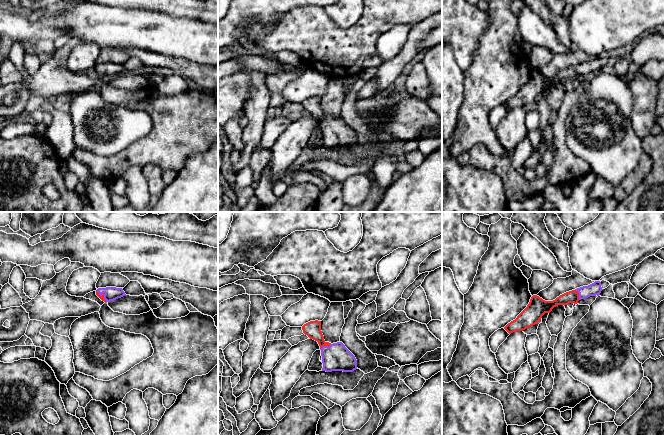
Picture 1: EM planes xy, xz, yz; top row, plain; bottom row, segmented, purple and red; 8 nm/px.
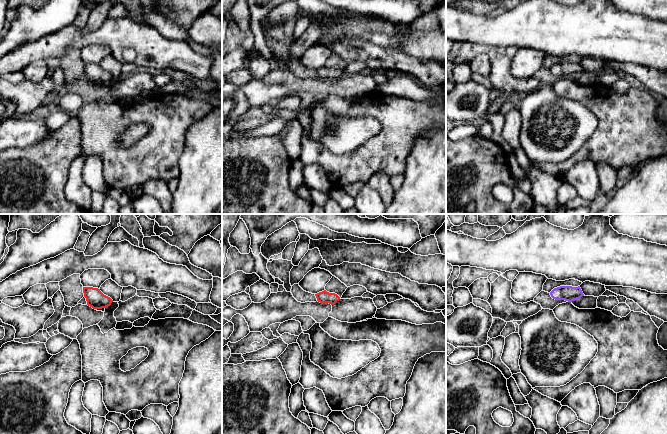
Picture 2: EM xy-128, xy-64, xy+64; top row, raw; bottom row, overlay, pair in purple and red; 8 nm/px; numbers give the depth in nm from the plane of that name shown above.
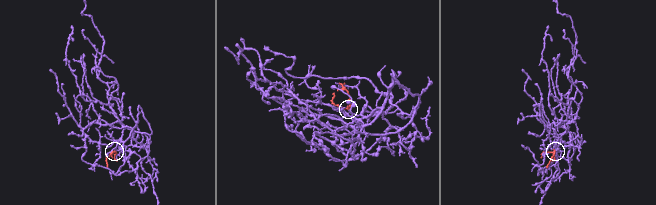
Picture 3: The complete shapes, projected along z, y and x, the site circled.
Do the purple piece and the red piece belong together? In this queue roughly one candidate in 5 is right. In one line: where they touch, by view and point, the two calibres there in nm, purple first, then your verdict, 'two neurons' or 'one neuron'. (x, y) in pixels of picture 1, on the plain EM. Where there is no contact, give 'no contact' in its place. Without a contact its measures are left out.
xz (325, 122) | 220/140 nm | one neuron

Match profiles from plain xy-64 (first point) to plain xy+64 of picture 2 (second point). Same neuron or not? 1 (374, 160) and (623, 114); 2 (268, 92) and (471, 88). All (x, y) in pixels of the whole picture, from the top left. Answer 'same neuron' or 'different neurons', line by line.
1: same neuron
2: different neurons

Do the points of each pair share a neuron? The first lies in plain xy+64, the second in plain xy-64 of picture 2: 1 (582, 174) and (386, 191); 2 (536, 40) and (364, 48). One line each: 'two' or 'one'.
1: two
2: two

